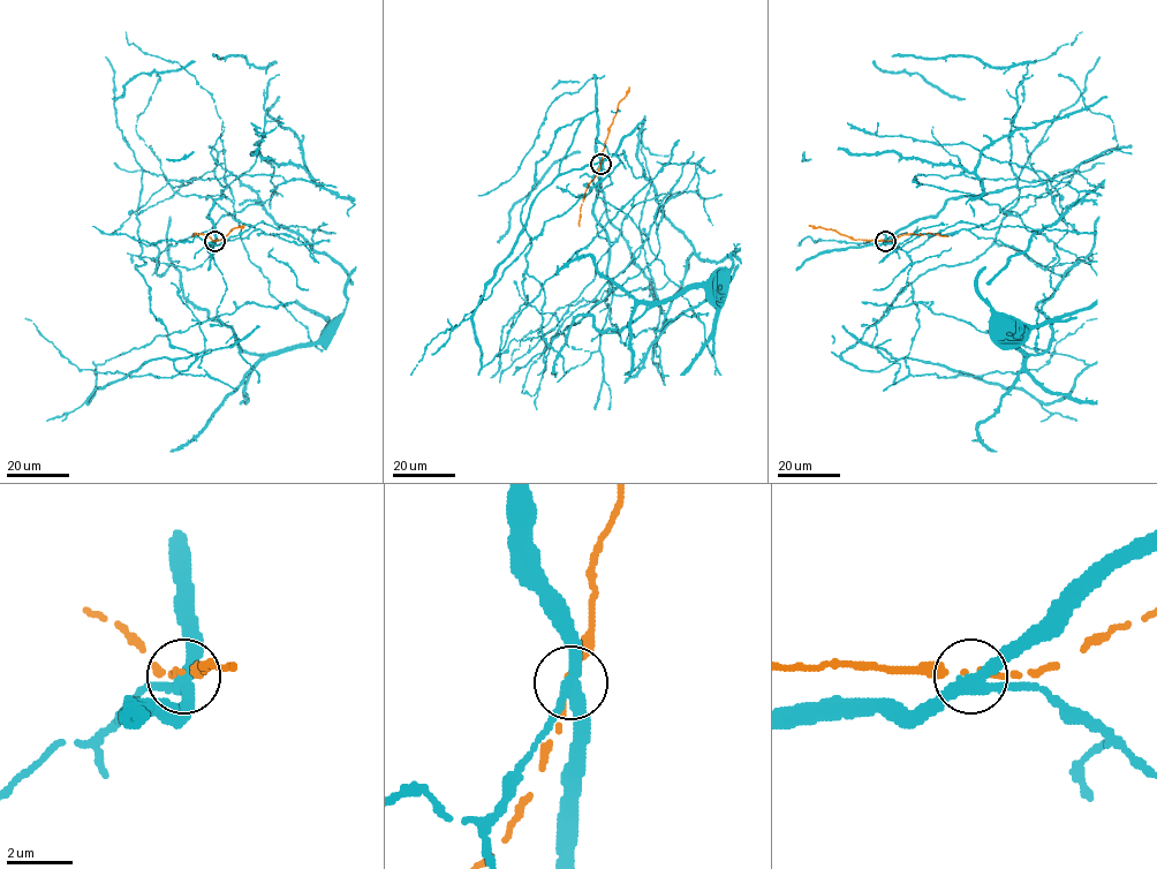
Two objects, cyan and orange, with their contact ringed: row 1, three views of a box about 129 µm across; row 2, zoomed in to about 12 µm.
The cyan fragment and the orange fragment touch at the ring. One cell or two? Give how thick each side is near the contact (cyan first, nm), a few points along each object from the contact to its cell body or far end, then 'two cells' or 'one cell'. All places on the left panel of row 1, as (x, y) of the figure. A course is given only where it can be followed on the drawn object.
380 nm thick on the cyan side, 200 nm on the other; cyan runs (214, 241), (239, 344), (186, 371), (133, 211), (169, 180), (281, 175), (152, 276); orange runs (214, 240), (243, 226); two cells

